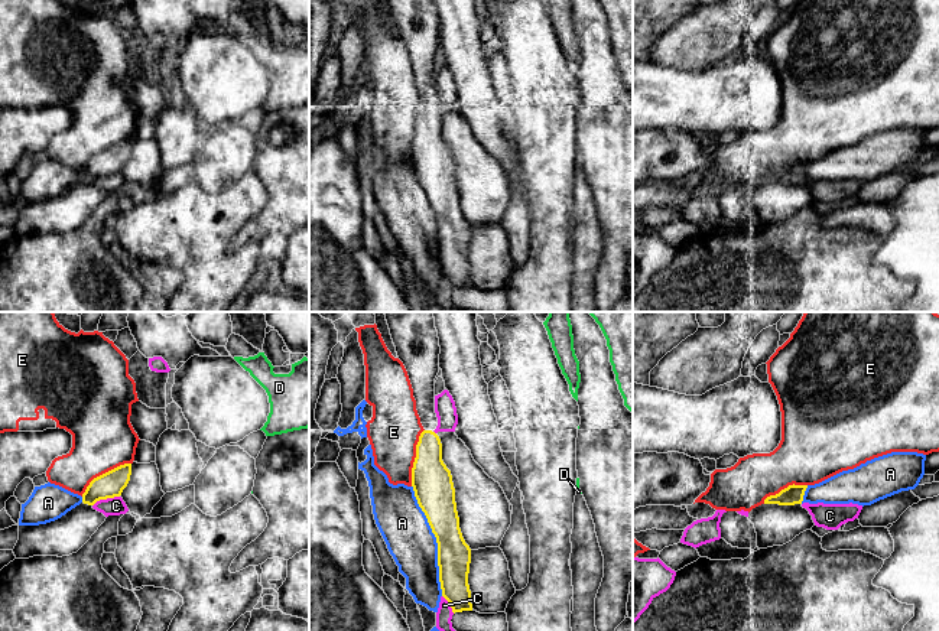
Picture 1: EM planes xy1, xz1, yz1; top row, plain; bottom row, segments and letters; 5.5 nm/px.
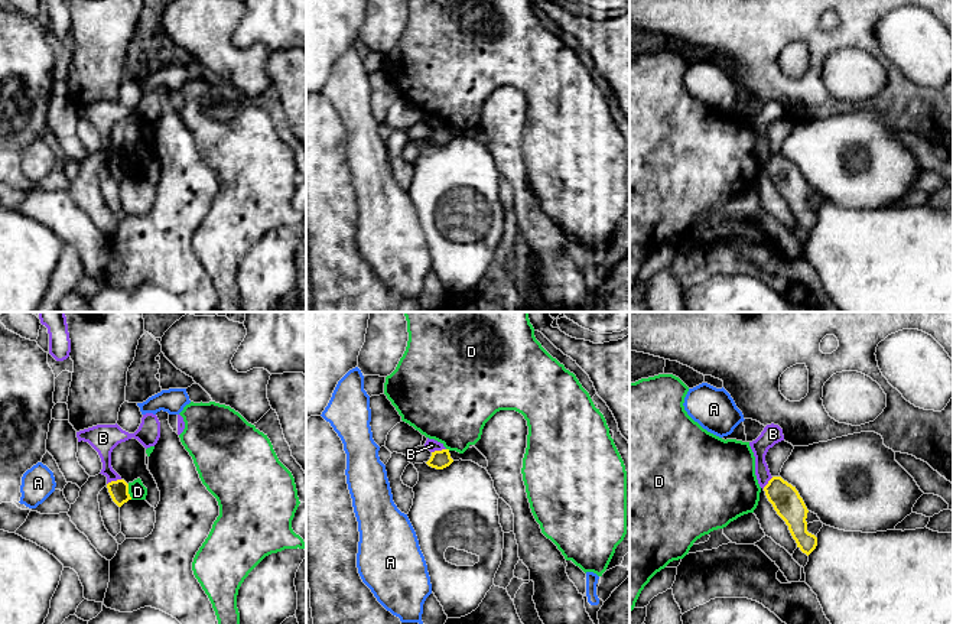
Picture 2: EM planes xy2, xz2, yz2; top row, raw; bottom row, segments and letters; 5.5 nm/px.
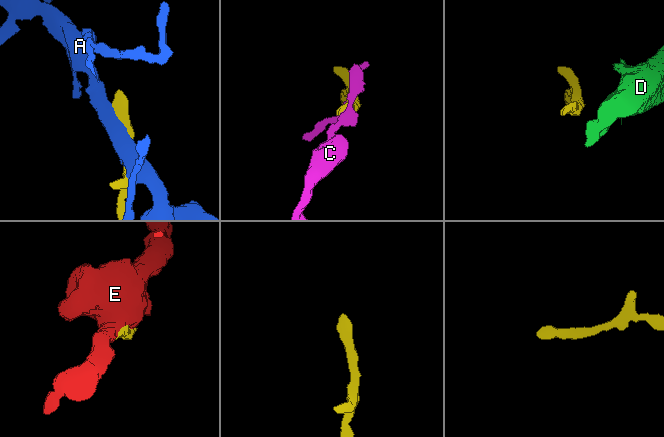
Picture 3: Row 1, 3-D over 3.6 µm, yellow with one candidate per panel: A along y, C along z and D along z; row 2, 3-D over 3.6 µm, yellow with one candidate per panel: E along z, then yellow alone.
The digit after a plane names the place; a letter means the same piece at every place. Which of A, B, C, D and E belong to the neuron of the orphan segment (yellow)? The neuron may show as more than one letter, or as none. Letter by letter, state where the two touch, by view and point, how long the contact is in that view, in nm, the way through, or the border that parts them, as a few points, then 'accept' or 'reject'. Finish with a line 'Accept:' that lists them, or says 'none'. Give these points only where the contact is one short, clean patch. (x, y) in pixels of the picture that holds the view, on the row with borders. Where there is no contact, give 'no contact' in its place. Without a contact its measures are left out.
A: meets yellow in xz1 at (436, 540); contact 650 nm long; reject
B: meets yellow in xy2 at (113, 481); contact 90 nm long; border along xy2 (120, 478), (111, 480), (107, 484); reject
C: meets yellow in xy1 at (106, 498); contact 160 nm long; reject
D: meets yellow in xy2 at (127, 491); contact 90 nm long; border along xy2 (127, 484), (127, 493), (132, 499); reject
E: meets yellow in xz1 at (415, 458); contact 320 nm long; reject
Accept: none

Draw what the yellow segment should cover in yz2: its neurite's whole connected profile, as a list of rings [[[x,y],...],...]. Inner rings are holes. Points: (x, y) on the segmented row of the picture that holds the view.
[[[773,477],[764,491],[777,514],[788,526],[797,547],[809,556],[817,546],[817,537],[807,532],[809,510],[796,487],[781,477]]]

